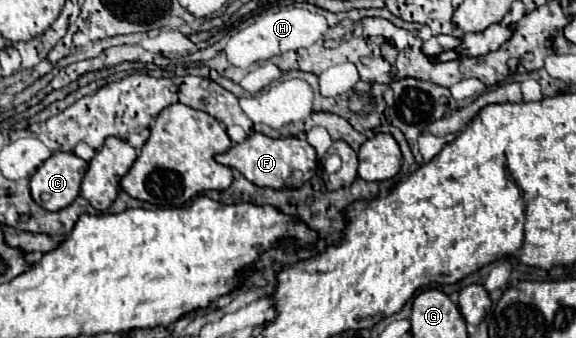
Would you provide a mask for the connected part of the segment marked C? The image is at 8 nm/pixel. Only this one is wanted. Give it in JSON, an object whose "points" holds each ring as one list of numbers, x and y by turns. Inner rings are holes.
{"points":[[73,152,51,154,31,176,31,194,45,210,61,210,79,196,87,162]]}

